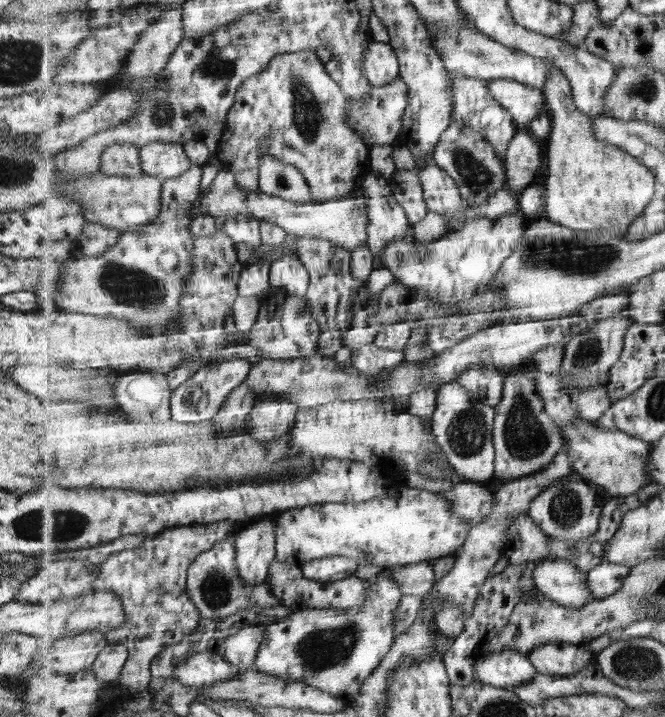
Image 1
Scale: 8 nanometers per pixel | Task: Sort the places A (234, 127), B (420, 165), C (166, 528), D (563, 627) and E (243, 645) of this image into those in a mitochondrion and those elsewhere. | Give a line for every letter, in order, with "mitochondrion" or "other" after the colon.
A: other
B: other
C: other
D: other
E: other

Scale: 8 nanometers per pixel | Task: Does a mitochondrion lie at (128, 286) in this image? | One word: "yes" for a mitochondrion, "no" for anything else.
yes

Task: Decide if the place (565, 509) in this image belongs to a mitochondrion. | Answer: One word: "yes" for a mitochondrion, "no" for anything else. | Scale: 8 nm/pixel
yes

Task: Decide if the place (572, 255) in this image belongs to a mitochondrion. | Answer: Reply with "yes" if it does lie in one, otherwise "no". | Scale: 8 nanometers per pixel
yes

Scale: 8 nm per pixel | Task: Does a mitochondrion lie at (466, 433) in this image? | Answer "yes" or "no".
yes

